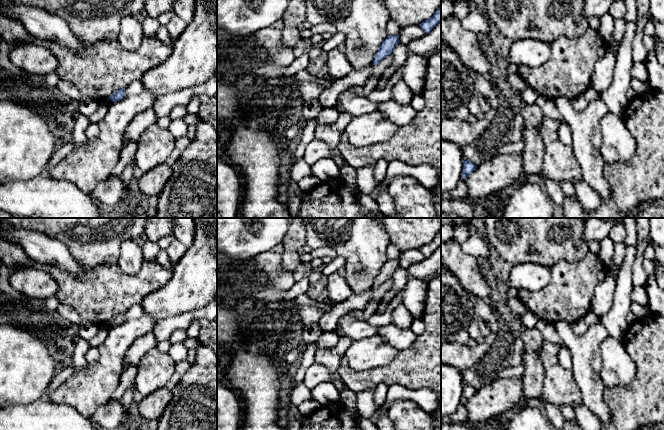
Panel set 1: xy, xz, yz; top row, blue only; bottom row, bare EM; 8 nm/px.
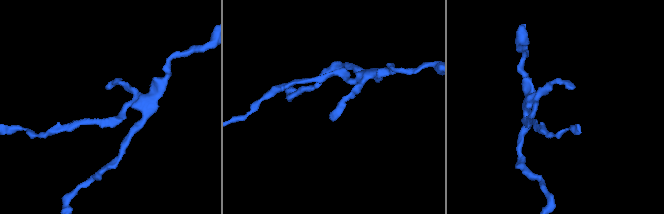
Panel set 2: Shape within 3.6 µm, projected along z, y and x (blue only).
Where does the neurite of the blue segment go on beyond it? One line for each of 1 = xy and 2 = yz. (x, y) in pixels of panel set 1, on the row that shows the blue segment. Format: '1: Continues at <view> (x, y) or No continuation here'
1: No continuation here
2: No continuation here

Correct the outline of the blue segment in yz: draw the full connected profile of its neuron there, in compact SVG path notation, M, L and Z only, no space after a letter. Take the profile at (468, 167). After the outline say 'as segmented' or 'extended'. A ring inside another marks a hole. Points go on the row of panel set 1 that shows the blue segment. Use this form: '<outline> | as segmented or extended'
M464 159L463 160L463 170L462 170L462 178L465 179L469 176L478 166L473 162Z | as segmented

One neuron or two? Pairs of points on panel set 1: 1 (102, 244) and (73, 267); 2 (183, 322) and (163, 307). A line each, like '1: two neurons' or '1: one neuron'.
1: two neurons
2: two neurons

